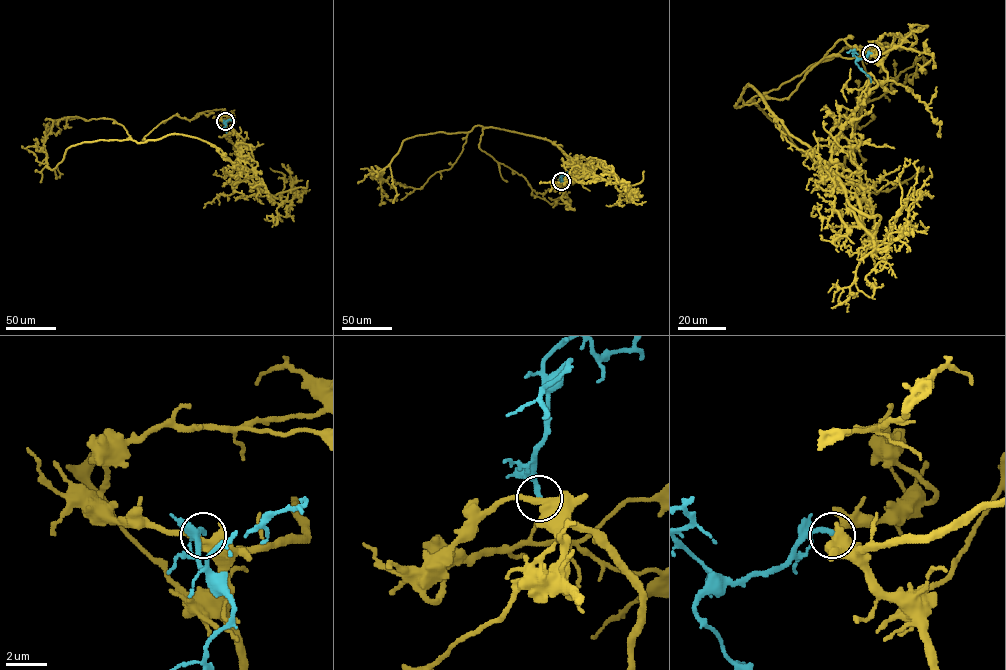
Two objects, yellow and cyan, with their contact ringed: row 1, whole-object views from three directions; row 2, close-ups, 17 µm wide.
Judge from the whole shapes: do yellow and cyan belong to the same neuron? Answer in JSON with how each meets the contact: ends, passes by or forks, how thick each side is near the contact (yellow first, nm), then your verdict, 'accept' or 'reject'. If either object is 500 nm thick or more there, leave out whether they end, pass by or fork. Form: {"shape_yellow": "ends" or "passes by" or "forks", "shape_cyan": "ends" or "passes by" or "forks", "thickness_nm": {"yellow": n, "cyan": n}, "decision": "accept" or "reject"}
{"shape_yellow": "forks", "shape_cyan": "ends", "thickness_nm": {"yellow": 360, "cyan": 240}, "decision": "reject"}

